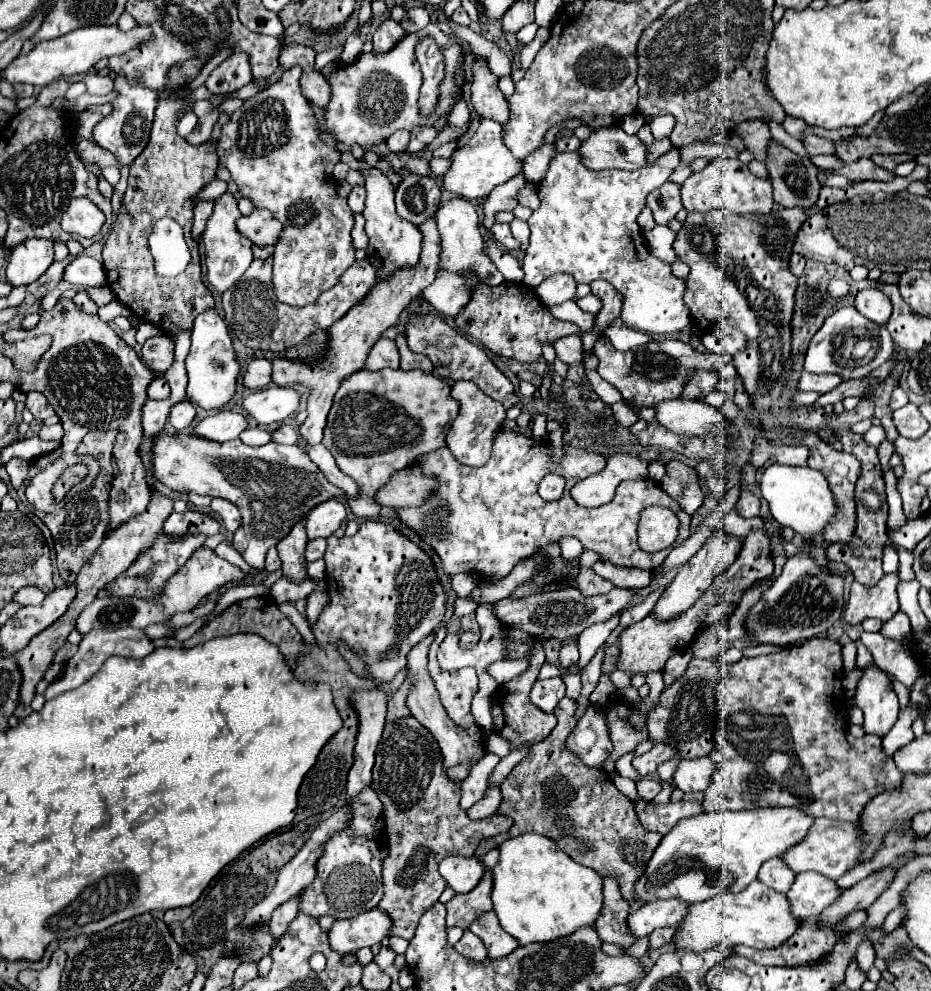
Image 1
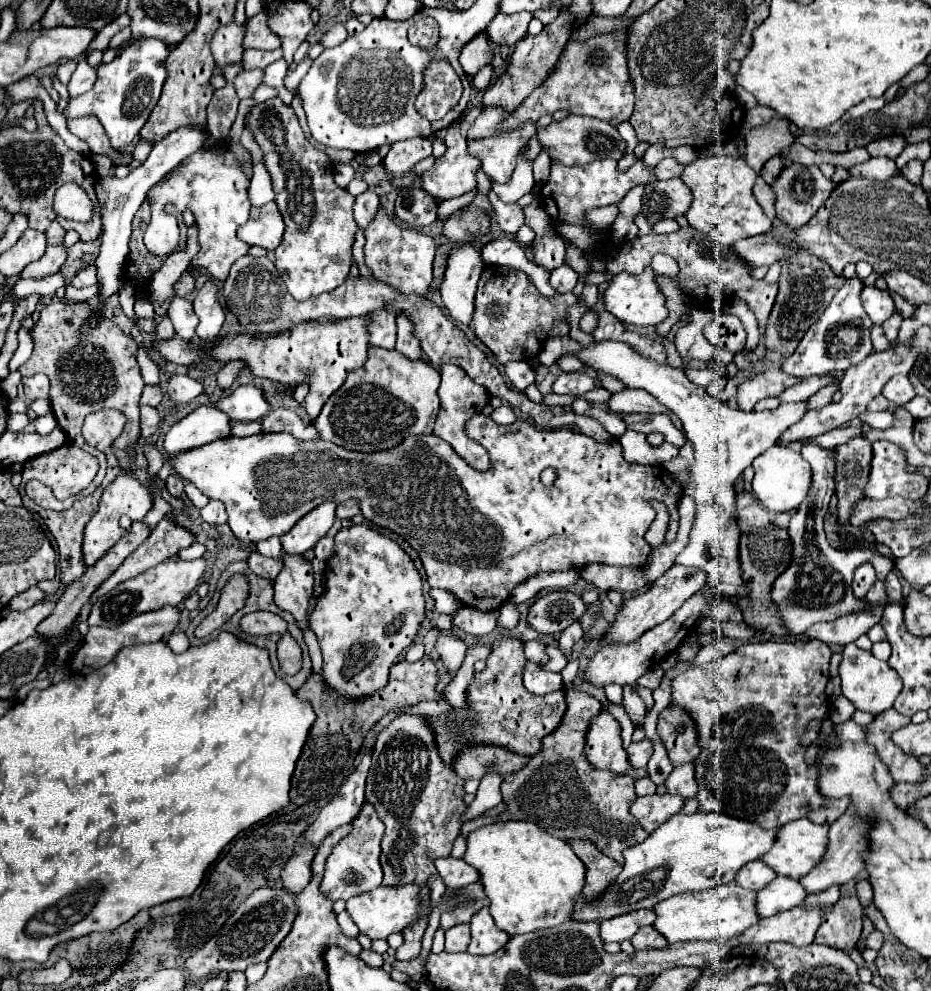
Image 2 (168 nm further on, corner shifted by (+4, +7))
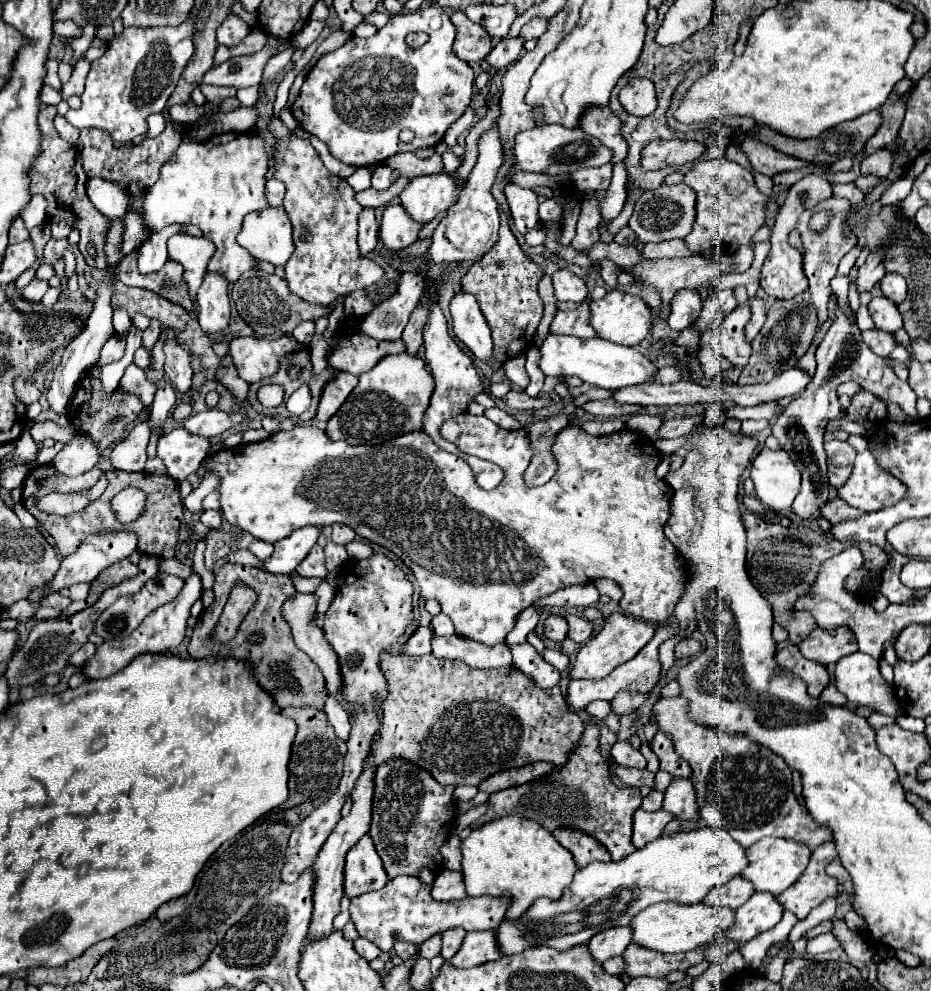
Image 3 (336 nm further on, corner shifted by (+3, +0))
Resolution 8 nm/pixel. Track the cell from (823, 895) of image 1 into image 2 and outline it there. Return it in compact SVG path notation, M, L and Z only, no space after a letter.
M776 877L758 893L758 915L770 917L788 909L794 909L804 903L808 891L800 887L800 881L792 881L792 877Z

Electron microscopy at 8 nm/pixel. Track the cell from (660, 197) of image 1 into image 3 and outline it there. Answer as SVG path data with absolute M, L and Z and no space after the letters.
M661 184L657 190L641 194L641 198L635 204L633 216L629 220L629 228L635 232L641 244L647 244L647 242L685 238L691 232L693 222L695 222L695 192L689 190L685 184L677 186Z

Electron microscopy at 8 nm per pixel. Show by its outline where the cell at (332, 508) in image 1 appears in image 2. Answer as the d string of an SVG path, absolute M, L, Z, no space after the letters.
M326 501L318 505L310 513L306 513L288 533L280 537L282 549L286 553L306 553L316 545L320 537L324 537L336 519L336 505Z

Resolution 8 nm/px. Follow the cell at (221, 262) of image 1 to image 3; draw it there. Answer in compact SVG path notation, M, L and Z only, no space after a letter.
M185 128L177 152L161 166L159 180L145 192L145 224L151 232L159 232L175 222L201 228L203 236L217 246L207 272L219 272L229 282L235 282L243 272L257 268L257 260L237 244L237 234L249 212L269 208L265 196L267 170L269 154L259 132L223 132L205 142L195 142L189 128Z

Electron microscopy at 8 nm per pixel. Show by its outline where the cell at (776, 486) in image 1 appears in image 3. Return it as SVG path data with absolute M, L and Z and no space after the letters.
M761 448L751 464L751 480L761 504L775 512L791 508L801 490L801 472L785 450Z

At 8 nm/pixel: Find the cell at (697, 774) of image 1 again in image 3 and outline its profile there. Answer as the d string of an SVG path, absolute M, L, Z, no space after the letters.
M673 778L665 790L663 810L671 812L677 820L699 820L699 804L695 800L695 790L691 780Z

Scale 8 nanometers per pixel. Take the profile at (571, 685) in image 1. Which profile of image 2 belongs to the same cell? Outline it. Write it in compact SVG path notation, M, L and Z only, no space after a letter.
M546 647L546 653L548 653L548 663L544 665L544 669L548 669L548 671L556 671L556 673L560 673L564 667L566 667L566 663L568 663L568 659L566 659L566 655L564 653L560 653L560 649L558 647Z

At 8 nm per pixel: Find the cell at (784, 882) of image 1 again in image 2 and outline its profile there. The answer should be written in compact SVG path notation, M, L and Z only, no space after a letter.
M760 859L750 861L748 865L744 865L738 875L736 875L736 883L746 887L746 889L764 889L764 885L768 885L768 881L774 881L776 875L772 873L772 869L768 869L768 865L760 863Z

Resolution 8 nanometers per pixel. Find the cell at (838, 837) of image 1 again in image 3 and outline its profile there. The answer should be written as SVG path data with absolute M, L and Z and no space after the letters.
M763 838L747 850L747 856L749 856L749 864L741 872L741 878L749 880L755 888L755 892L769 892L769 894L777 896L783 890L787 890L803 874L803 870L809 864L811 850L805 844L799 844L799 842L793 842L793 840Z

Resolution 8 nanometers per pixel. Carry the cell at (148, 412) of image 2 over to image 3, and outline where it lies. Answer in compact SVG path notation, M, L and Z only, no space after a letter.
M139 422L109 454L111 466L121 472L143 472L147 460L147 442L149 442L149 426L147 422Z

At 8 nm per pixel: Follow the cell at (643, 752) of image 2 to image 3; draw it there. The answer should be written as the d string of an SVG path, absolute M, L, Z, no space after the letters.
M615 742L611 746L611 756L615 758L615 762L619 766L627 766L627 768L637 768L643 770L645 768L645 758L639 750L635 750L629 742Z

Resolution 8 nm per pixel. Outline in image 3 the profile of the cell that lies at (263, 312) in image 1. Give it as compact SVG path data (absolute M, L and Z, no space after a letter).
M263 270L243 272L241 278L233 284L231 298L235 302L239 316L255 330L255 334L259 338L265 338L265 340L273 340L273 338L291 334L293 328L297 324L301 324L303 320L317 320L317 318L329 314L327 306L315 306L315 304L301 300L299 296L289 292L289 286L283 278L279 278L275 274L267 274Z

